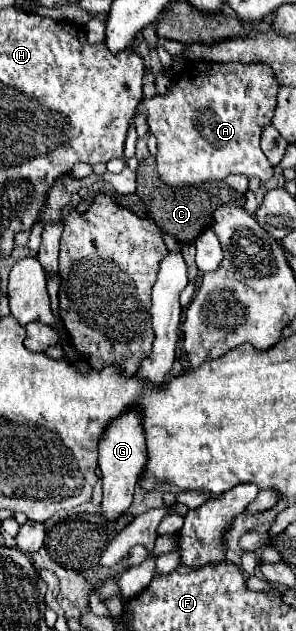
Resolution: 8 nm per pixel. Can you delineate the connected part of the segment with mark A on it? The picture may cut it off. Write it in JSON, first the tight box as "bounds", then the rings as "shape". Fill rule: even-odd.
{"bounds":[141,63,279,187],"shape":[[[263,63],[243,65],[207,65],[205,71],[183,71],[167,95],[155,95],[145,99],[141,105],[147,109],[147,123],[151,133],[157,137],[157,167],[165,183],[173,187],[183,187],[187,183],[205,183],[221,181],[231,173],[241,173],[249,179],[257,177],[263,183],[273,177],[273,165],[267,161],[265,153],[259,147],[259,135],[263,125],[271,121],[275,109],[275,91],[279,83],[271,77],[271,69]]]}

